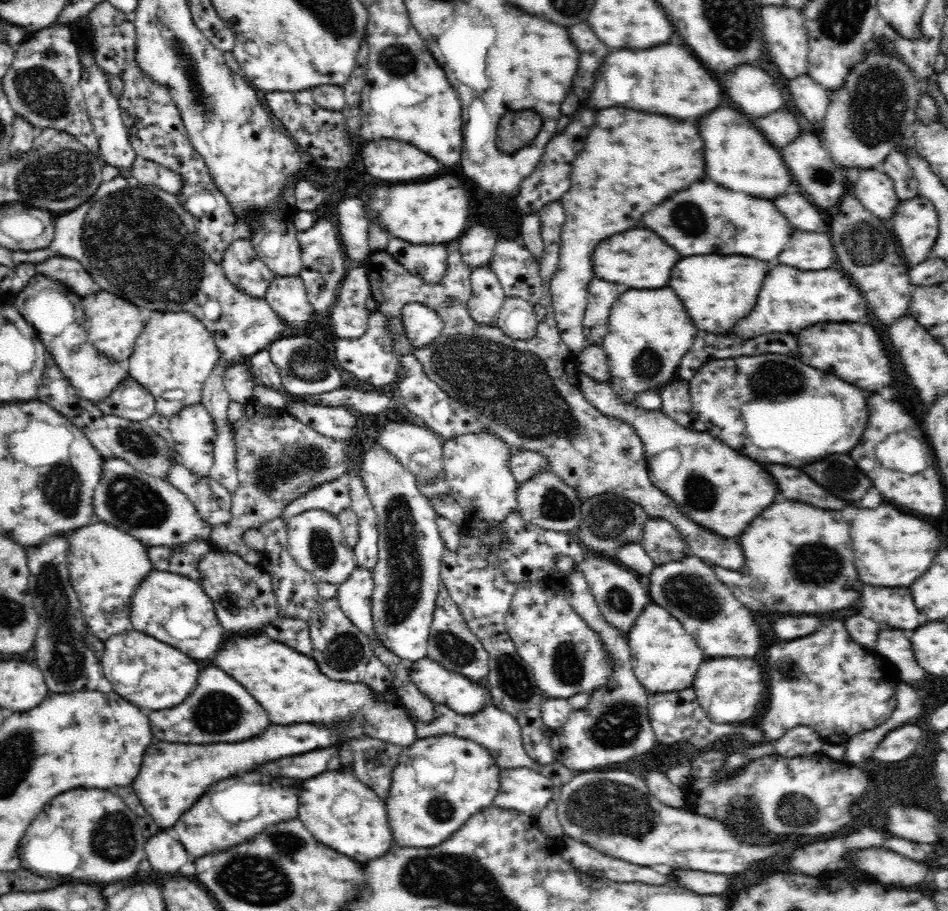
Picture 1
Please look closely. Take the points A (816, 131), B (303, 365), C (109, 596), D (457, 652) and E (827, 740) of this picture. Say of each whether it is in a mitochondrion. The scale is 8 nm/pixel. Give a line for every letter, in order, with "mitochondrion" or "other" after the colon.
A: other
B: mitochondrion
C: other
D: mitochondrion
E: other

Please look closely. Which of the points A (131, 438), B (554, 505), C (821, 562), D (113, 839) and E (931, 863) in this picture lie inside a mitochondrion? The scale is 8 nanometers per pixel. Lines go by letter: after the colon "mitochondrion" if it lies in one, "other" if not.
A: mitochondrion
B: mitochondrion
C: mitochondrion
D: mitochondrion
E: other

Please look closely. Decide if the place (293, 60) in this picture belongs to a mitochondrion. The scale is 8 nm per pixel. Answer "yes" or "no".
no

